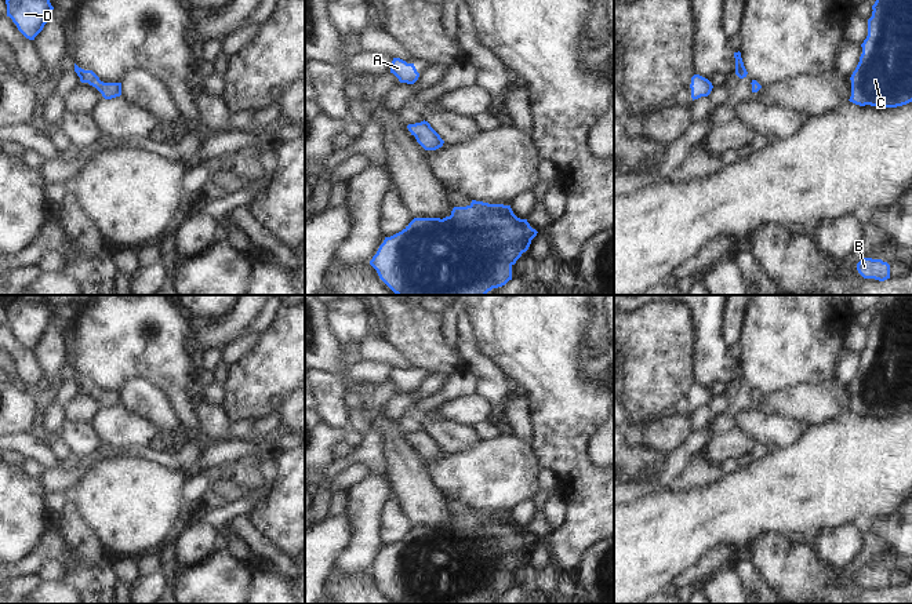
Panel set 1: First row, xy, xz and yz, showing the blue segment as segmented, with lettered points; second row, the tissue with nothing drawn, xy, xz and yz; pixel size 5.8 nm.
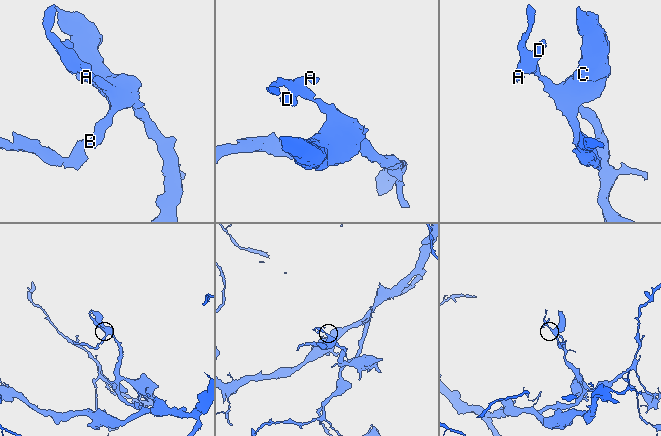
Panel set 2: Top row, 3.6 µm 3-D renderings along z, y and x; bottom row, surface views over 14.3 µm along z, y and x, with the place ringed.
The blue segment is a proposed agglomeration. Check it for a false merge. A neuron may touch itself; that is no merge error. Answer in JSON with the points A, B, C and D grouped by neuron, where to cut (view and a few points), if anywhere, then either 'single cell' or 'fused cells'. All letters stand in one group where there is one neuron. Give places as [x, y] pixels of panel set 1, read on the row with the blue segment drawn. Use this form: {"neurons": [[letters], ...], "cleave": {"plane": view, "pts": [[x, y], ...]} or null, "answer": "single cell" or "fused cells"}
{"neurons": [["A", "B", "C", "D"]], "cleave": null, "answer": "single cell"}

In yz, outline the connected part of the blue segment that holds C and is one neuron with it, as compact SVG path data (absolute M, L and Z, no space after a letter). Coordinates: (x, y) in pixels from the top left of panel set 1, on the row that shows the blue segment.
M876 0L868 19L868 36L853 72L850 102L897 108L912 102L912 0Z

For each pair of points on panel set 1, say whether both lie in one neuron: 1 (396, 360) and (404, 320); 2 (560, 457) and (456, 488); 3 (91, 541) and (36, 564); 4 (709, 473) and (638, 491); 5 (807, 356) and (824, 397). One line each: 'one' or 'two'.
1: two
2: two
3: two
4: two
5: two

